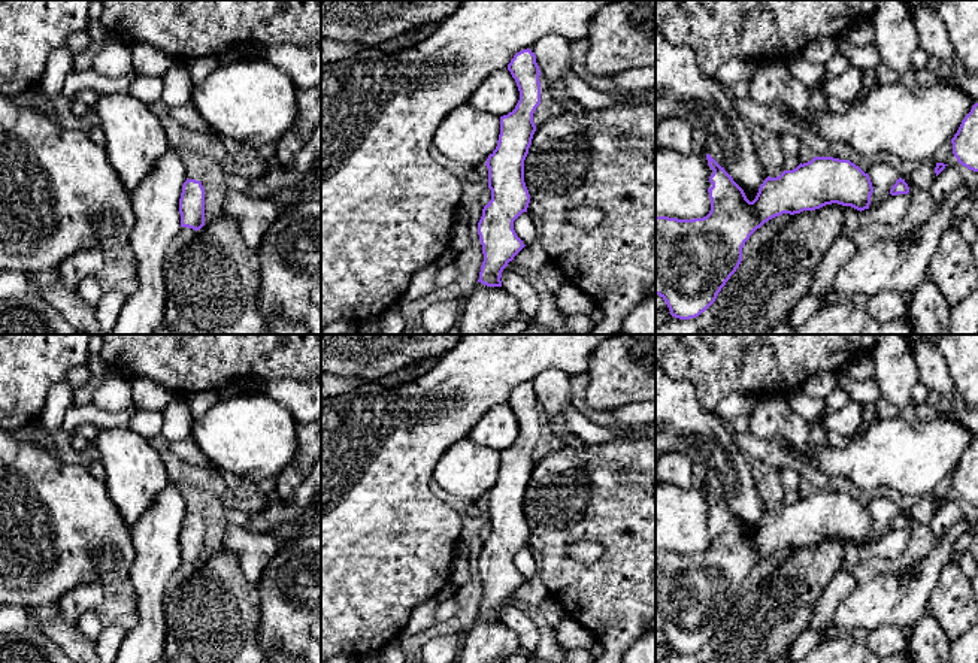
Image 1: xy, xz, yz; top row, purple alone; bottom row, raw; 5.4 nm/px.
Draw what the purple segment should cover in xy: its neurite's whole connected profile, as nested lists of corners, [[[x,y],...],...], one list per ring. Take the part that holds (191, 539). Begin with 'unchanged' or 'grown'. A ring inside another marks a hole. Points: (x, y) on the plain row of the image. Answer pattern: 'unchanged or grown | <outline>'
unchanged | [[[188,514],[179,533],[181,561],[200,564],[205,560],[205,523],[200,515]]]

